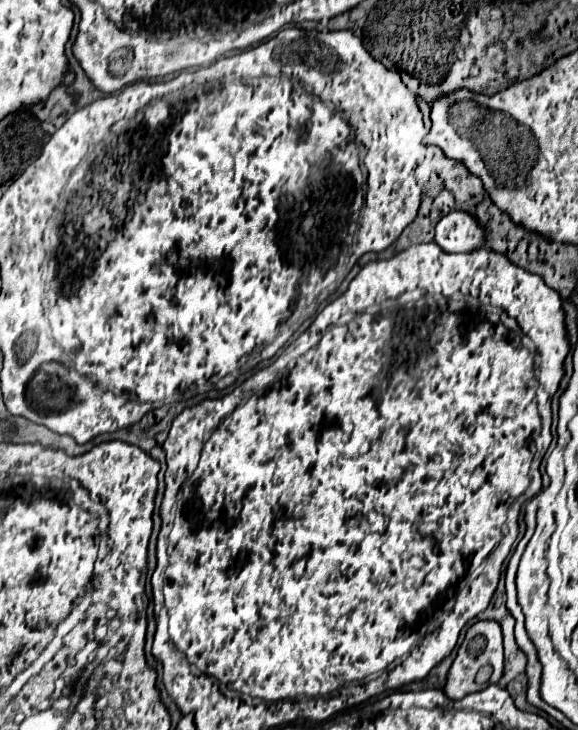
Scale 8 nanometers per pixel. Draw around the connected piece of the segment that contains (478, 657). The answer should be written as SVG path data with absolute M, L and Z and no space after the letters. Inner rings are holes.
M481 620L477 624L473 624L467 634L465 640L457 652L457 658L449 670L447 676L447 684L445 684L445 694L451 700L461 700L463 696L471 694L471 692L479 692L483 688L487 688L489 684L497 684L503 676L503 638L501 638L501 626L493 620ZM481 664L489 664L493 668L493 674L489 678L487 684L475 684L475 672L481 668Z

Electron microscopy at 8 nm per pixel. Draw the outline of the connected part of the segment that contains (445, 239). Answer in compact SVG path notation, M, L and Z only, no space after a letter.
M453 210L437 226L439 228L435 234L435 242L445 252L467 252L485 246L485 236L481 234L477 222L469 218L469 214Z

